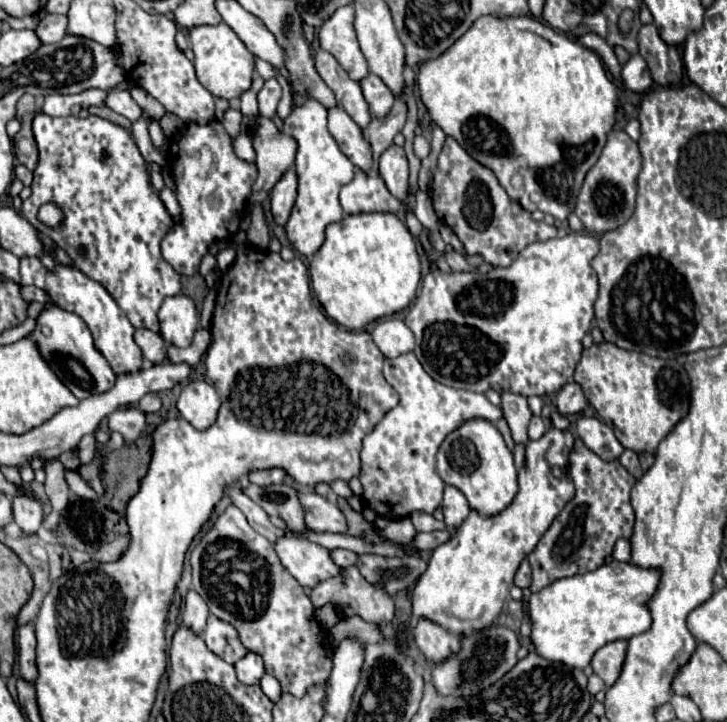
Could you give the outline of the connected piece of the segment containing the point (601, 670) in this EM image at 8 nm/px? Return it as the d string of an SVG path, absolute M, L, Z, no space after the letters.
M613 641L601 647L591 661L593 671L605 681L607 689L617 681L617 675L621 675L621 667L625 663L625 651L627 641Z

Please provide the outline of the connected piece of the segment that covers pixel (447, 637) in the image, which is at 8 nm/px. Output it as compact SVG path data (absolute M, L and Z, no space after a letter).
M421 617L413 627L413 637L417 647L433 663L443 661L447 655L459 651L459 637L445 631L445 627Z

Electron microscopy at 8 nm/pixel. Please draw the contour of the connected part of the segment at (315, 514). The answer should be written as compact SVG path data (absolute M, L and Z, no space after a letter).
M297 491L297 497L301 499L301 505L303 505L305 525L311 531L345 533L347 529L345 517L333 503L329 503L317 493L307 493L307 491Z

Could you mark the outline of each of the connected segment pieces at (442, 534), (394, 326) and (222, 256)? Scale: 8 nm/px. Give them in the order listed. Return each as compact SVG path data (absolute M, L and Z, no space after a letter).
M431 531L431 533L417 533L413 539L413 545L417 549L435 549L441 543L445 543L451 537L449 531Z
M383 319L371 331L375 345L385 357L397 357L413 351L413 333L401 319Z
M233 247L223 249L223 251L219 251L219 255L217 255L217 267L225 273L225 271L229 269L229 265L233 263L233 259L235 259L235 249L233 249Z

